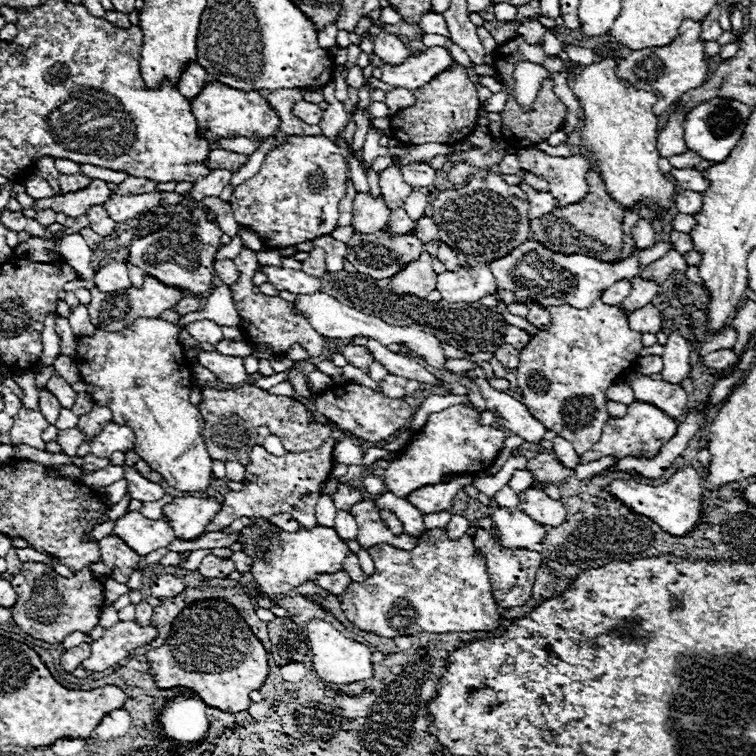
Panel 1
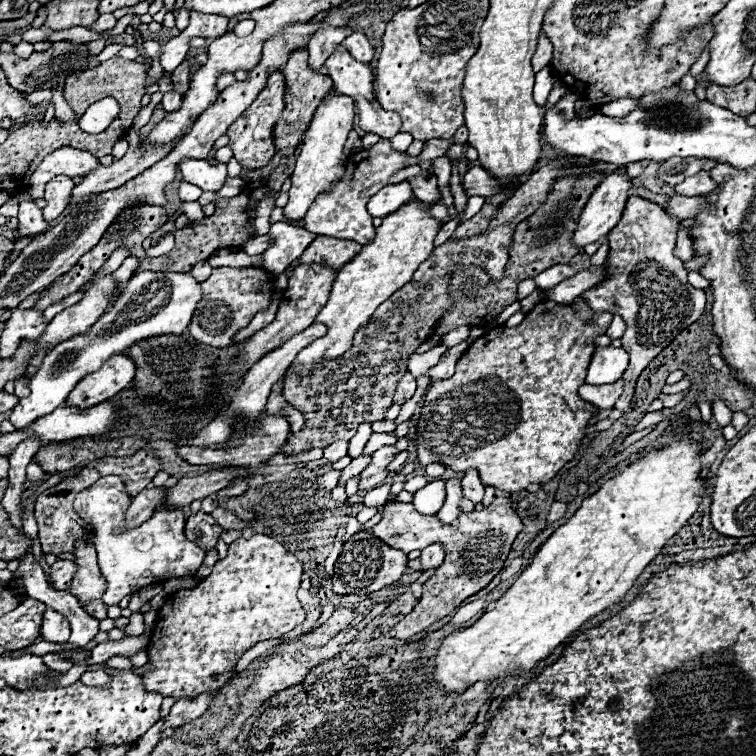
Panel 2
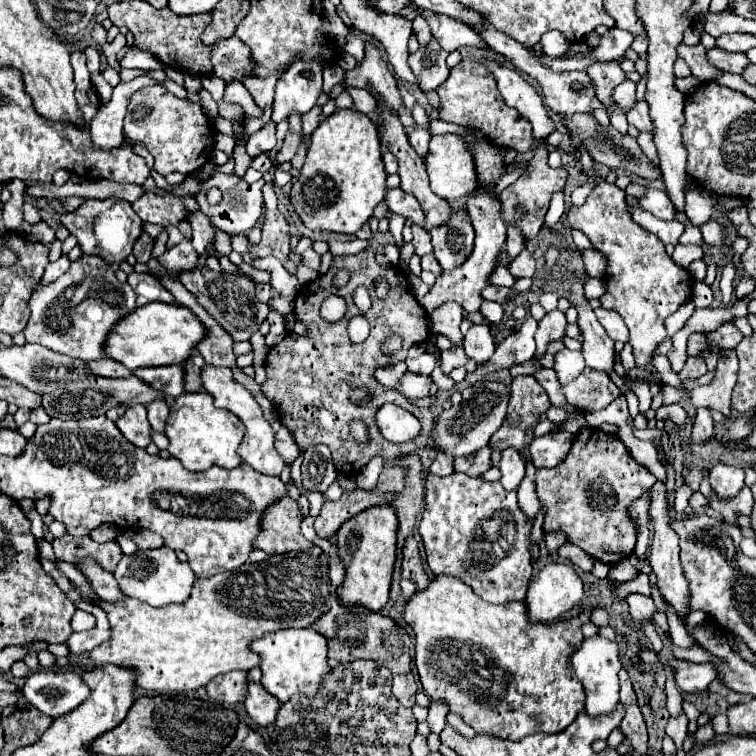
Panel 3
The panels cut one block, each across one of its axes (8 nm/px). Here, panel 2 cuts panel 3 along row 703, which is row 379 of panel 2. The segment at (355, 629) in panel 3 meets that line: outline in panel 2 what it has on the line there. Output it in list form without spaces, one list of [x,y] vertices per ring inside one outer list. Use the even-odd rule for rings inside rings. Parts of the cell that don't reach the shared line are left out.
[[[406,372],[402,376],[402,380],[396,384],[396,392],[394,392],[394,404],[402,404],[406,402],[408,398],[414,396],[414,390],[416,390],[416,380],[410,372]]]

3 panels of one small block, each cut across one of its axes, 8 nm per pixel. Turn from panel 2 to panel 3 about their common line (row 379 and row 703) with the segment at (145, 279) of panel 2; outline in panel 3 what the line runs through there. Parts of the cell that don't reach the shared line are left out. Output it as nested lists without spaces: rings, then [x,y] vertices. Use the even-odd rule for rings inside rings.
[[[38,670],[26,678],[22,694],[46,716],[58,718],[78,708],[90,696],[90,686],[72,670]]]

